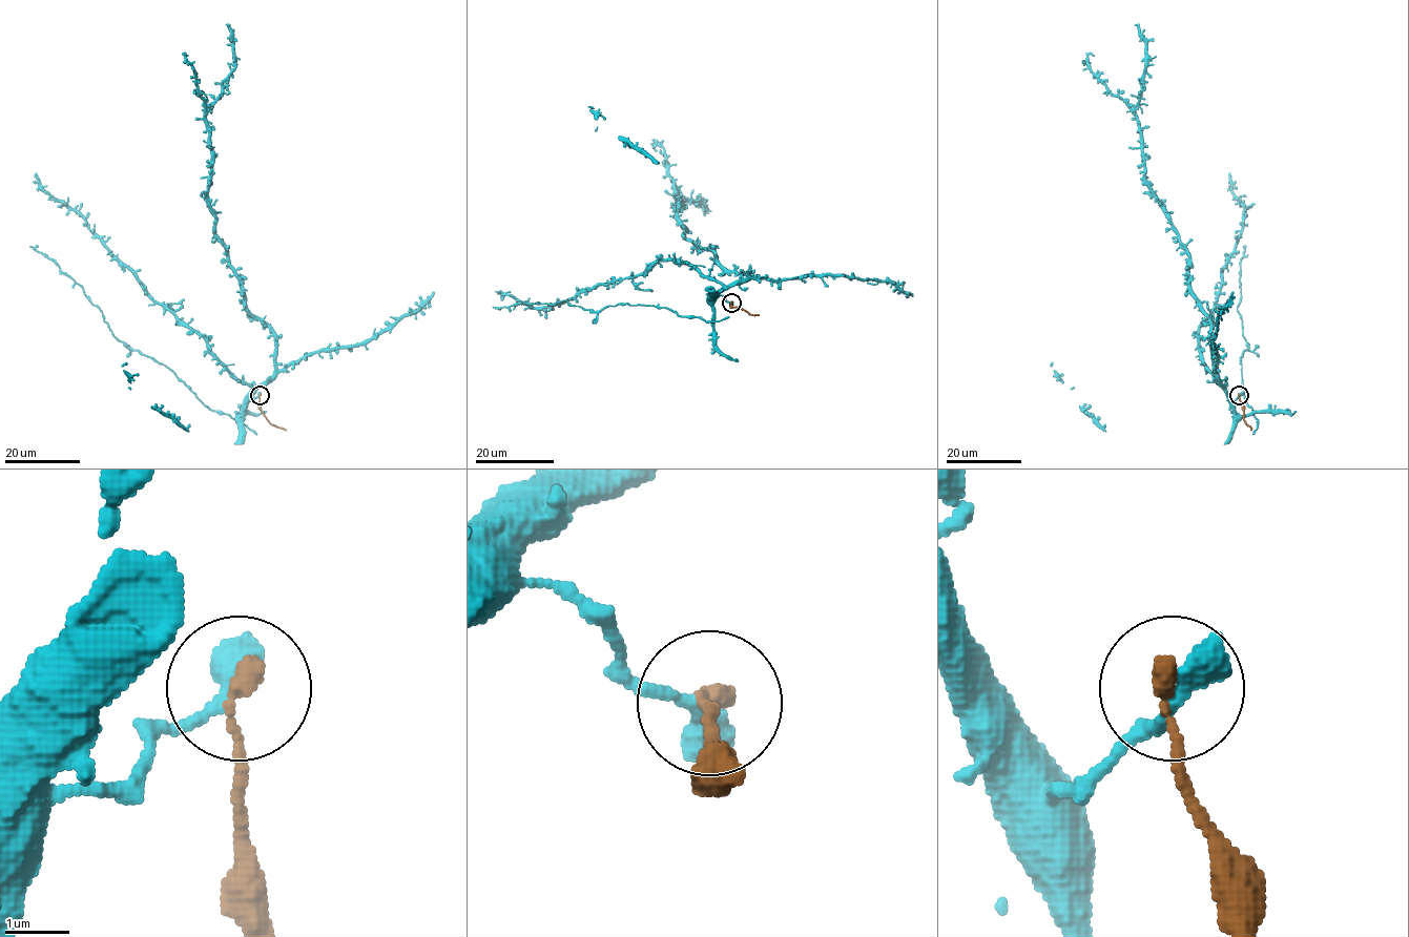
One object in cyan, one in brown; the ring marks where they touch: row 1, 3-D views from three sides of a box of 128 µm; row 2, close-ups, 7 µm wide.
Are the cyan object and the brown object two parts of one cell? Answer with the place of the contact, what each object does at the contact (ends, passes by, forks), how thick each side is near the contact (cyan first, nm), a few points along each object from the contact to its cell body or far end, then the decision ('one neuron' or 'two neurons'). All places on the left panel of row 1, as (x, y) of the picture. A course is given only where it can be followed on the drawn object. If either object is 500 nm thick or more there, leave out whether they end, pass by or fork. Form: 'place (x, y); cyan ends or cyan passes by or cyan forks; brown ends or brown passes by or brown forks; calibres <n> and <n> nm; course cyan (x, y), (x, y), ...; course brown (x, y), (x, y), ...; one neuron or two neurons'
place (260, 395); calibres 500 and 280 nm; course cyan (260, 395), (249, 401), (273, 373), (273, 332), (247, 308), (208, 201), (206, 109), (234, 67), (226, 24); course brown (260, 395), (260, 408), (265, 418), (286, 430); one neuron

